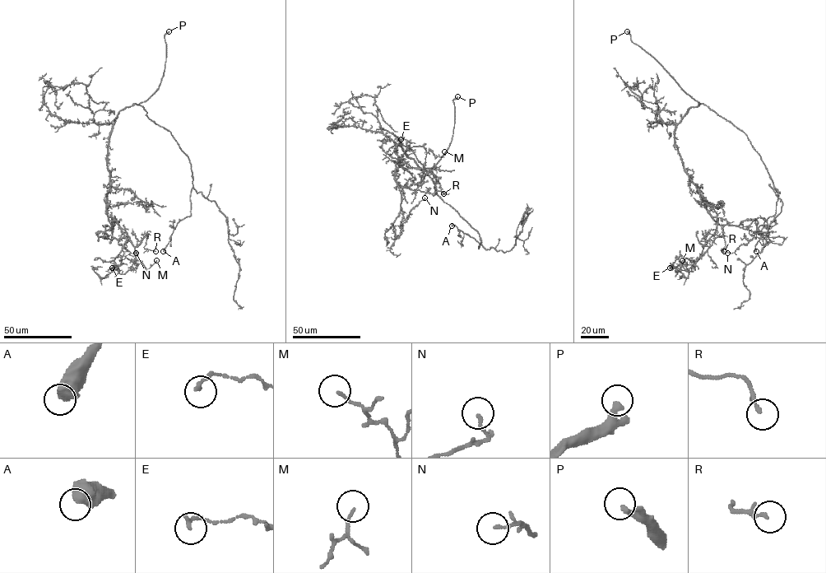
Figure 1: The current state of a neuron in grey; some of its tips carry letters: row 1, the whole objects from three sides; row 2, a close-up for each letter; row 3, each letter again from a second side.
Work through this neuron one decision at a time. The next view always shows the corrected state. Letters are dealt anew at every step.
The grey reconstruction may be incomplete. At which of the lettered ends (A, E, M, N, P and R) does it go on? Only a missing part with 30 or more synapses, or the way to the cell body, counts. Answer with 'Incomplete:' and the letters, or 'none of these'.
Incomplete: P

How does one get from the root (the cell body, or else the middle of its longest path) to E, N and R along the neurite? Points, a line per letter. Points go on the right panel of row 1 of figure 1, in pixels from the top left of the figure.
E: (716, 113), (691, 107), (675, 132), (684, 170), (716, 218), (714, 239), (696, 260), (679, 256), (670, 267)
N: (716, 113), (703, 104), (691, 107), (675, 139), (684, 170), (718, 224), (757, 221), (754, 236), (727, 253)
R: (716, 113), (691, 107), (675, 139), (716, 219), (712, 244), (700, 243), (719, 235), (724, 251)

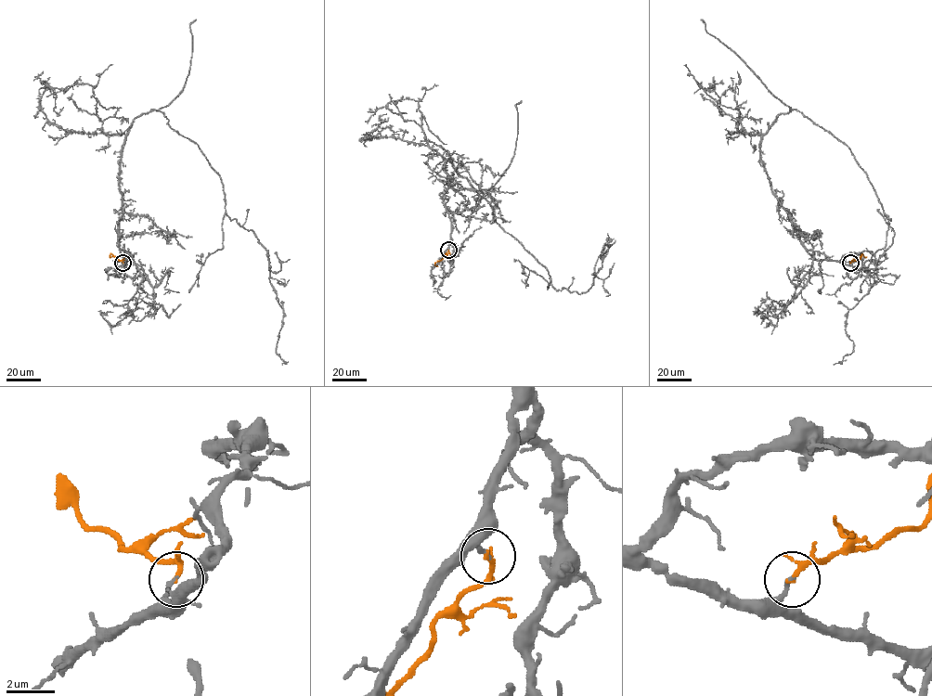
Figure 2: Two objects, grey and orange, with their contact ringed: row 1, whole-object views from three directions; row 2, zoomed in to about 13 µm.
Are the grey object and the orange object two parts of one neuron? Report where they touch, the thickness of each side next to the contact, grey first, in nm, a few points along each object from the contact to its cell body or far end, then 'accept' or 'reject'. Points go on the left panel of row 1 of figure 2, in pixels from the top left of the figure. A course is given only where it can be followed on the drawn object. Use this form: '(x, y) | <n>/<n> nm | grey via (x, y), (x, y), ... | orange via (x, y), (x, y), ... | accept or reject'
(122, 263) | 170/150 nm | grey via (123, 263), (119, 161), (132, 122), (154, 109), (200, 148), (229, 218), (267, 252), (282, 365) | orange via (123, 263), (112, 256) | accept

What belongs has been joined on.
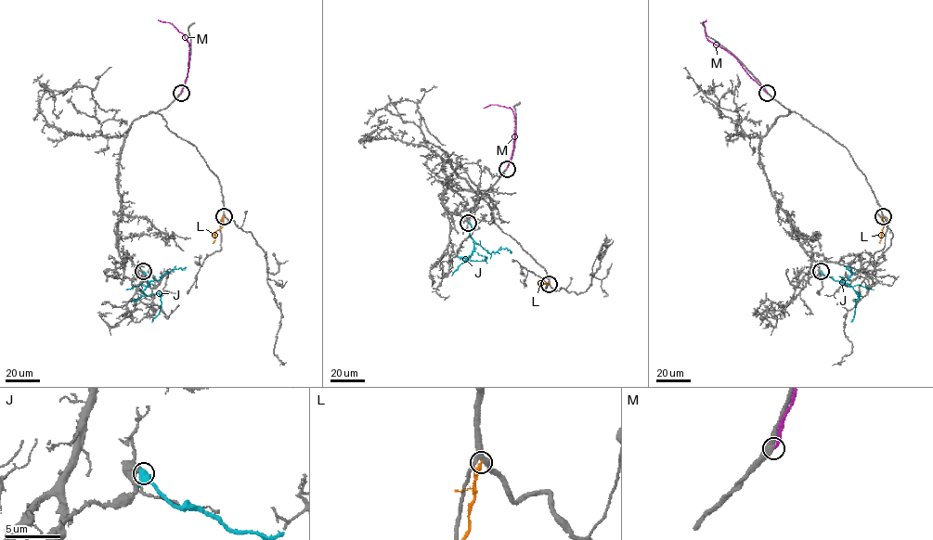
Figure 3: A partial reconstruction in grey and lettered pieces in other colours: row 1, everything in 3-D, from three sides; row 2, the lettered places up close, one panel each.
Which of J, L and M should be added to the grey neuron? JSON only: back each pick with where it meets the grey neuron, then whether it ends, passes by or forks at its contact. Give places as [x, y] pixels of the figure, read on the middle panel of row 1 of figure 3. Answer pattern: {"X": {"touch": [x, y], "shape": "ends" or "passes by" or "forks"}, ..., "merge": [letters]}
{"merge": []}

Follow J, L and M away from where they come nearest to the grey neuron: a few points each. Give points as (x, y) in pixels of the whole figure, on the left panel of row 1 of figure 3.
J: (143, 271), (149, 282), (144, 295), (158, 293), (161, 302), (160, 311), (151, 321)
L: (224, 216), (222, 227), (214, 233), (213, 243)
M: (182, 93), (187, 77), (189, 44), (172, 24), (158, 19)

